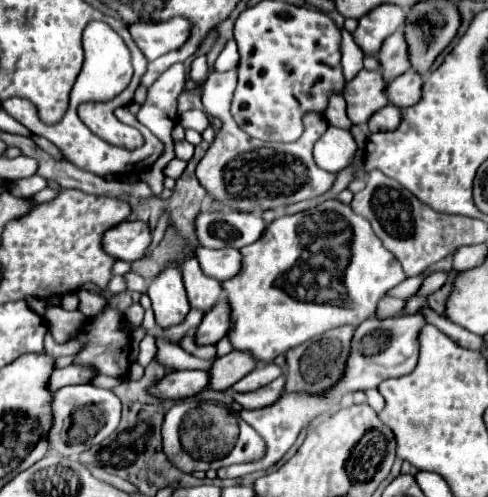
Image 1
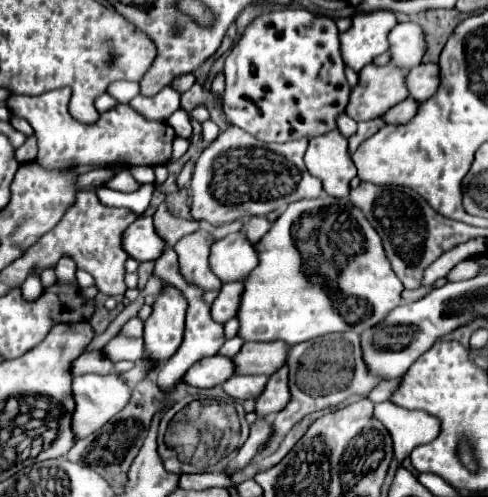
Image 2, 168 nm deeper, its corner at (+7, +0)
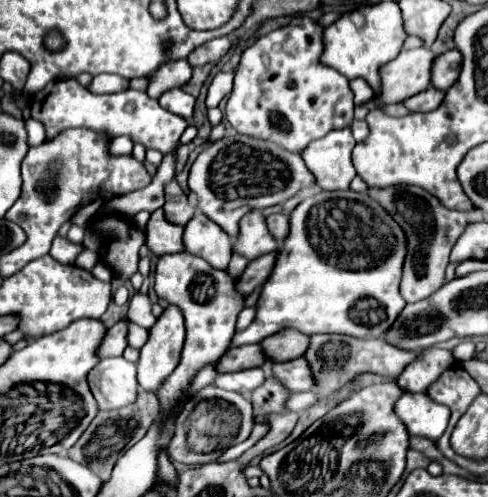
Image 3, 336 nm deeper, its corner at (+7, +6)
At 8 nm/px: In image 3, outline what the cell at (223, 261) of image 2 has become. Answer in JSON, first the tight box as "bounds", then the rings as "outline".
{"bounds":[233,210,279,260],"outline":[[[249,210],[241,218],[241,236],[233,242],[233,252],[241,252],[249,260],[269,254],[279,248],[279,242],[269,236],[269,228],[261,210]]]}

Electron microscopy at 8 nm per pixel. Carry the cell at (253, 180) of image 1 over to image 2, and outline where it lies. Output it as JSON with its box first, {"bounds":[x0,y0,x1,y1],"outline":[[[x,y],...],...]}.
{"bounds":[191,124,321,226],"outline":[[[227,124],[227,130],[219,132],[215,142],[211,142],[195,162],[191,180],[193,218],[219,226],[243,218],[245,212],[261,216],[303,198],[317,198],[321,194],[321,182],[309,174],[303,162],[307,144],[307,138],[285,144],[267,144],[245,134],[245,130]]]}

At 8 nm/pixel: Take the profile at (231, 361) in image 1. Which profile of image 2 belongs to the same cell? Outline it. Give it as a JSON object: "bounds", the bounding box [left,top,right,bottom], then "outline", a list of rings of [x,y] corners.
{"bounds":[233,342,287,376],"outline":[[[245,342],[233,356],[237,366],[235,374],[265,374],[271,376],[285,364],[287,344],[285,342]]]}

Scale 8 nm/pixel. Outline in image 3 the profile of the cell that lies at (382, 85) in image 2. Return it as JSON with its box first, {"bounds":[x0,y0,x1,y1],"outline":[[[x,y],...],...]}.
{"bounds":[355,48,437,120],"outline":[[[429,48],[403,50],[395,60],[381,68],[383,90],[369,104],[355,108],[355,118],[365,120],[367,112],[373,108],[383,108],[387,104],[403,102],[409,96],[431,86],[431,66],[437,54]]]}

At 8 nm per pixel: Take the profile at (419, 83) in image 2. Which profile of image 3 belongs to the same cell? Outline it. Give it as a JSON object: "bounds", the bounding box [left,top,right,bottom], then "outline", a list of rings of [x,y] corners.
{"bounds":[431,50,463,90],"outline":[[[449,50],[437,56],[433,62],[433,74],[431,74],[433,86],[439,90],[449,90],[457,82],[457,76],[461,72],[461,60],[463,56],[459,50]]]}

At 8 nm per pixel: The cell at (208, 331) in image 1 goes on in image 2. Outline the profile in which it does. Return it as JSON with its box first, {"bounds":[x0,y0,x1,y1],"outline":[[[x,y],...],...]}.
{"bounds":[211,282,243,324],"outline":[[[231,282],[231,284],[223,284],[221,286],[219,296],[211,304],[211,318],[217,324],[225,324],[227,320],[231,320],[237,314],[241,292],[243,292],[243,284],[241,282]]]}

